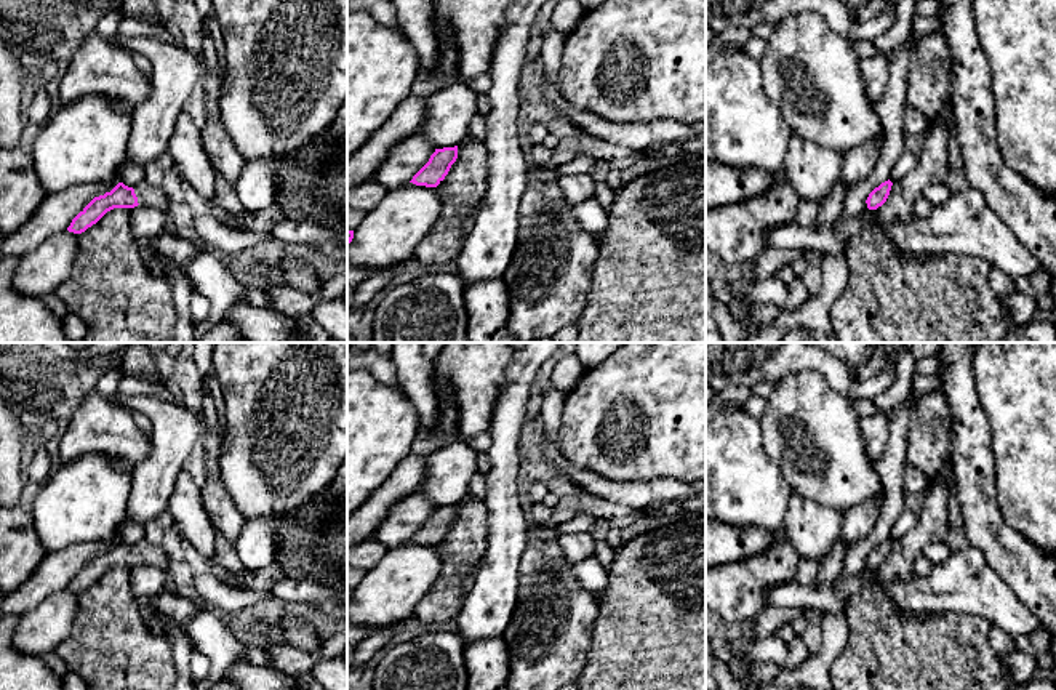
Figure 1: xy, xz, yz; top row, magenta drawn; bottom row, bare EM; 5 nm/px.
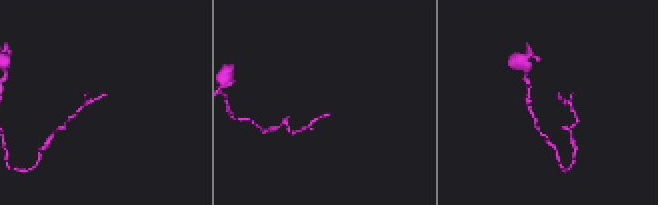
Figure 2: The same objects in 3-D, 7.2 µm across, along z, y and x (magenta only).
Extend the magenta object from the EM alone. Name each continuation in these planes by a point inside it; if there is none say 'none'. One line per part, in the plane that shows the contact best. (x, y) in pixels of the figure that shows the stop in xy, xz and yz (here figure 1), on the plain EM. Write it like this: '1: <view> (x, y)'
1: xy (156, 556)

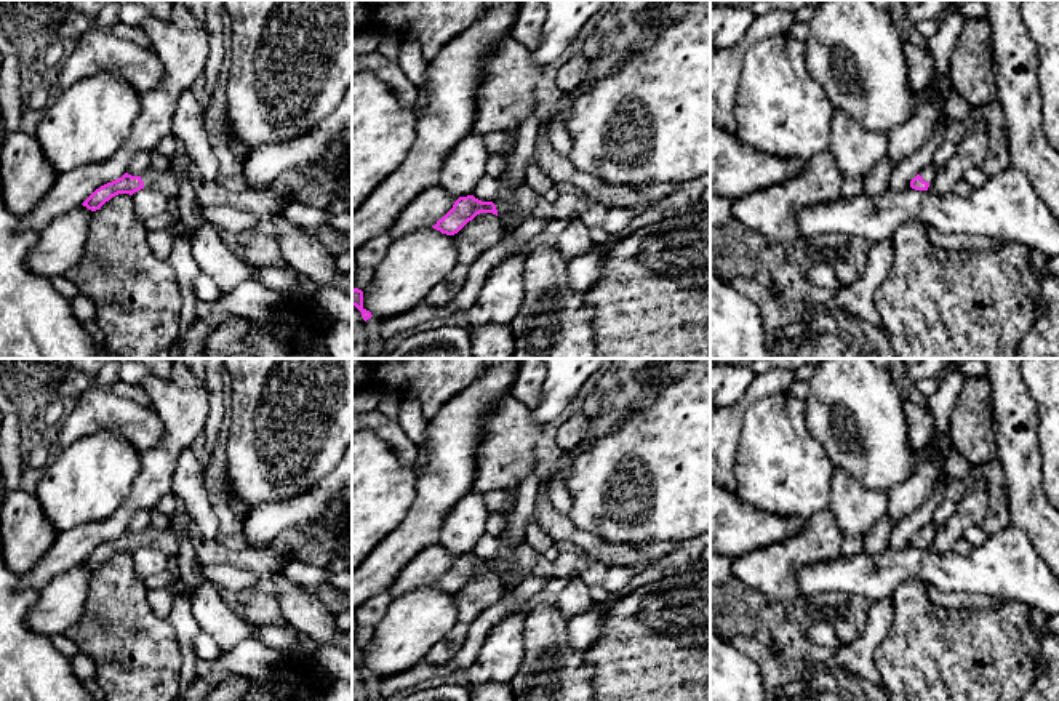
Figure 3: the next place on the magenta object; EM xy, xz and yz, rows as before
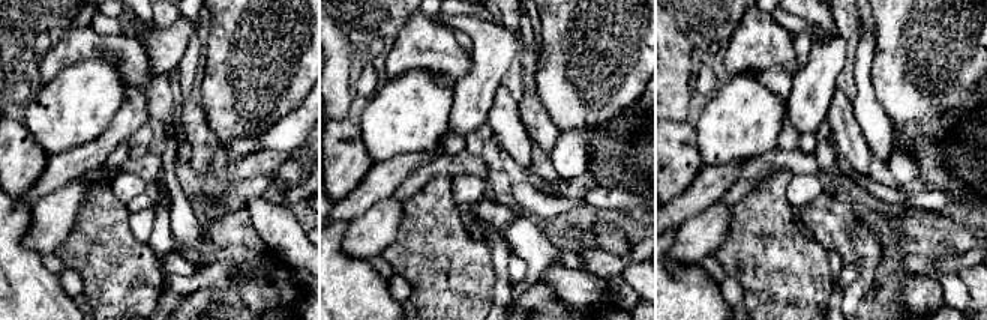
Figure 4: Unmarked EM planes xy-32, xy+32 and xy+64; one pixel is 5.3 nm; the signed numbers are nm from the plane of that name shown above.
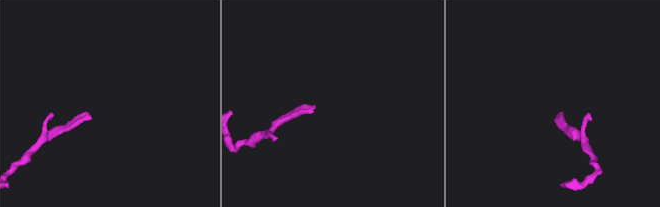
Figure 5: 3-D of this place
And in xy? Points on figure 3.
1: xy (167, 541)

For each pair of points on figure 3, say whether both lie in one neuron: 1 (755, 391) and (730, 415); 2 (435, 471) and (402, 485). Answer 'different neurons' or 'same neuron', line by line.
1: same neuron
2: different neurons

